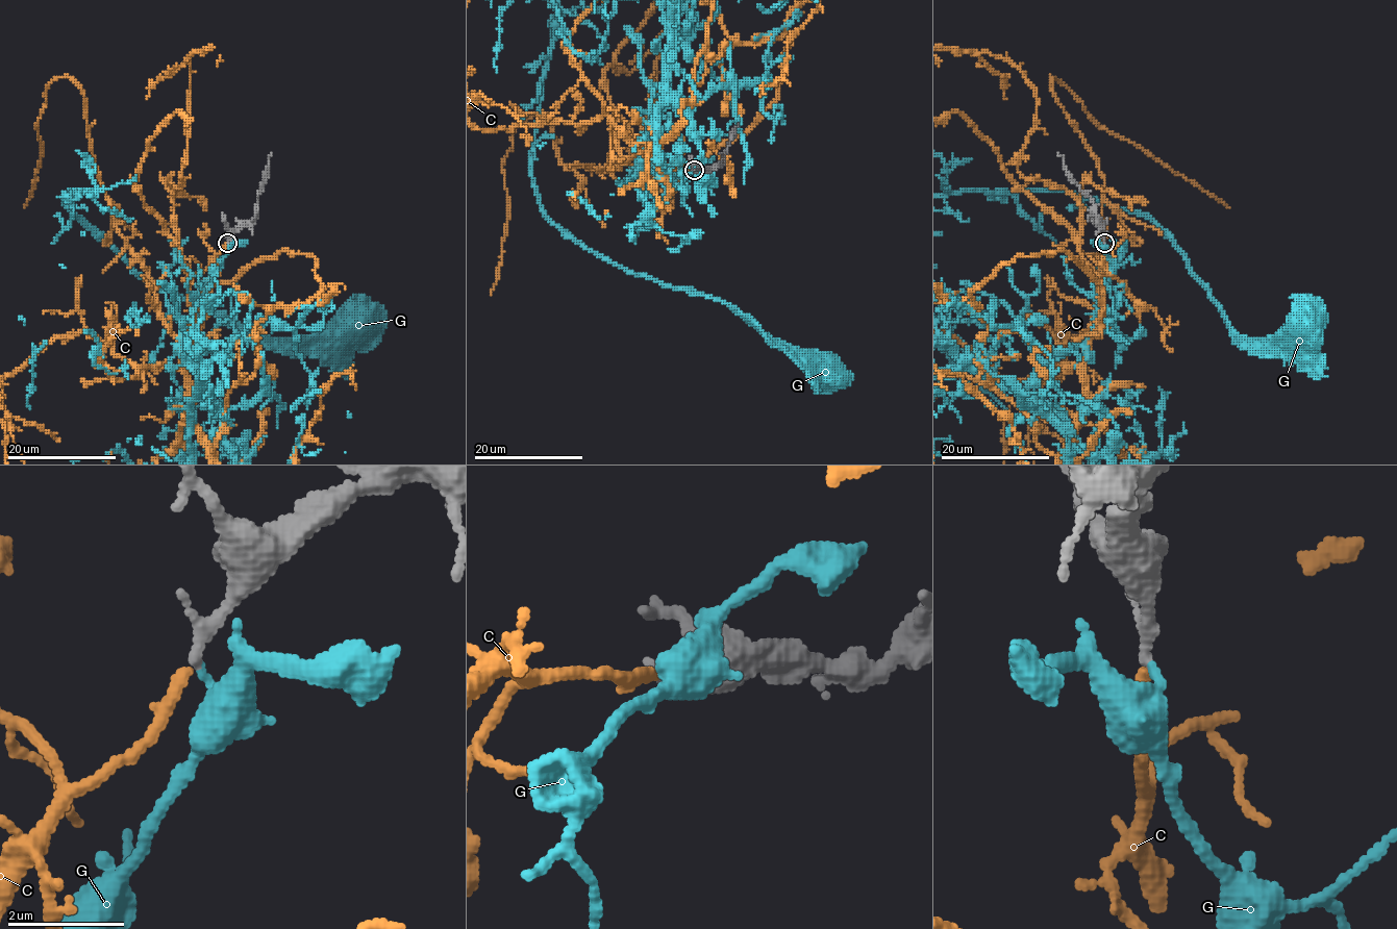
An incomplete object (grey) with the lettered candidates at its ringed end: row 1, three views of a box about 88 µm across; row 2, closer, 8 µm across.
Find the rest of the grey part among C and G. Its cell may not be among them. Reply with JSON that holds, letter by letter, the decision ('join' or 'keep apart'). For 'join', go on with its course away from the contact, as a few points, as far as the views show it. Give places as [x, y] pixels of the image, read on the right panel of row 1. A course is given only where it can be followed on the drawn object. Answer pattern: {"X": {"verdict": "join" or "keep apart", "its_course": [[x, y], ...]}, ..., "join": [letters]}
{"C": {"verdict": "join"}, "G": {"verdict": "keep apart"}, "join": ["C"]}

